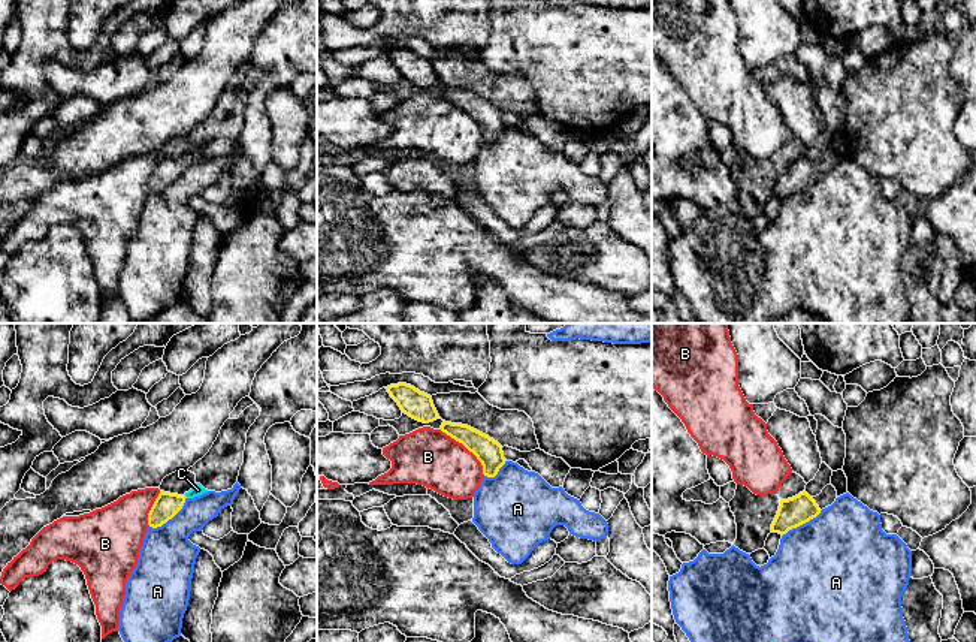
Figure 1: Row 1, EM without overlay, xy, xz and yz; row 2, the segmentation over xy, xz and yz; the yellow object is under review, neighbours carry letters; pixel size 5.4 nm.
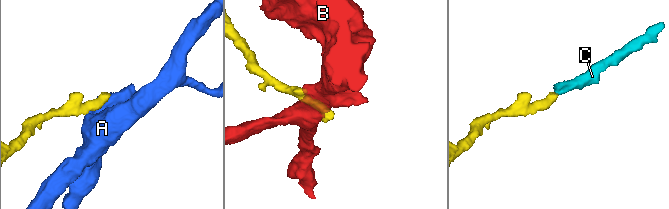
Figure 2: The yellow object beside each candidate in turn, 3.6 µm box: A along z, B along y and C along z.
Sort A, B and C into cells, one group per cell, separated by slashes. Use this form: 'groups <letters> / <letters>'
groups A / B / C

